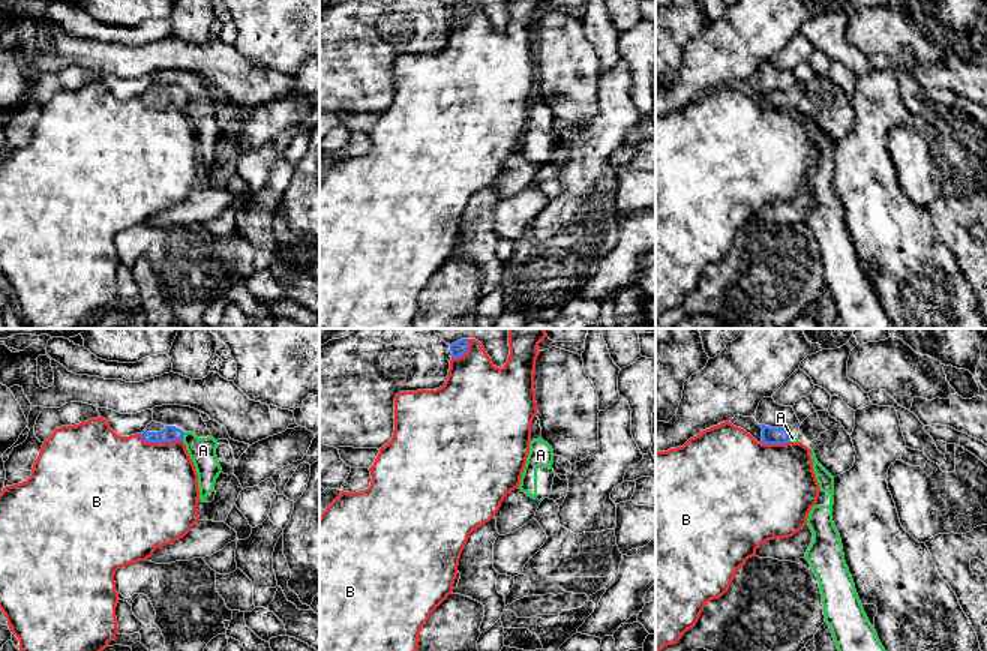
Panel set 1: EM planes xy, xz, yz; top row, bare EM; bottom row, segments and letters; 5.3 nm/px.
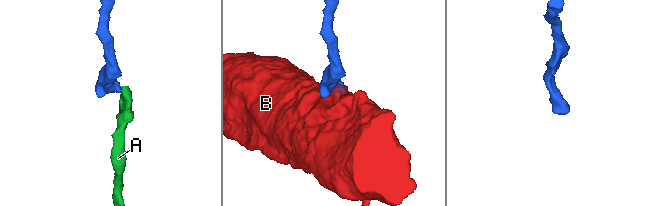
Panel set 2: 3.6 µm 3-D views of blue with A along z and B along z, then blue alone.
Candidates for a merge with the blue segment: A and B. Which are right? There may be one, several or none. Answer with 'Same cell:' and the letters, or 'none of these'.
Same cell: none of these

